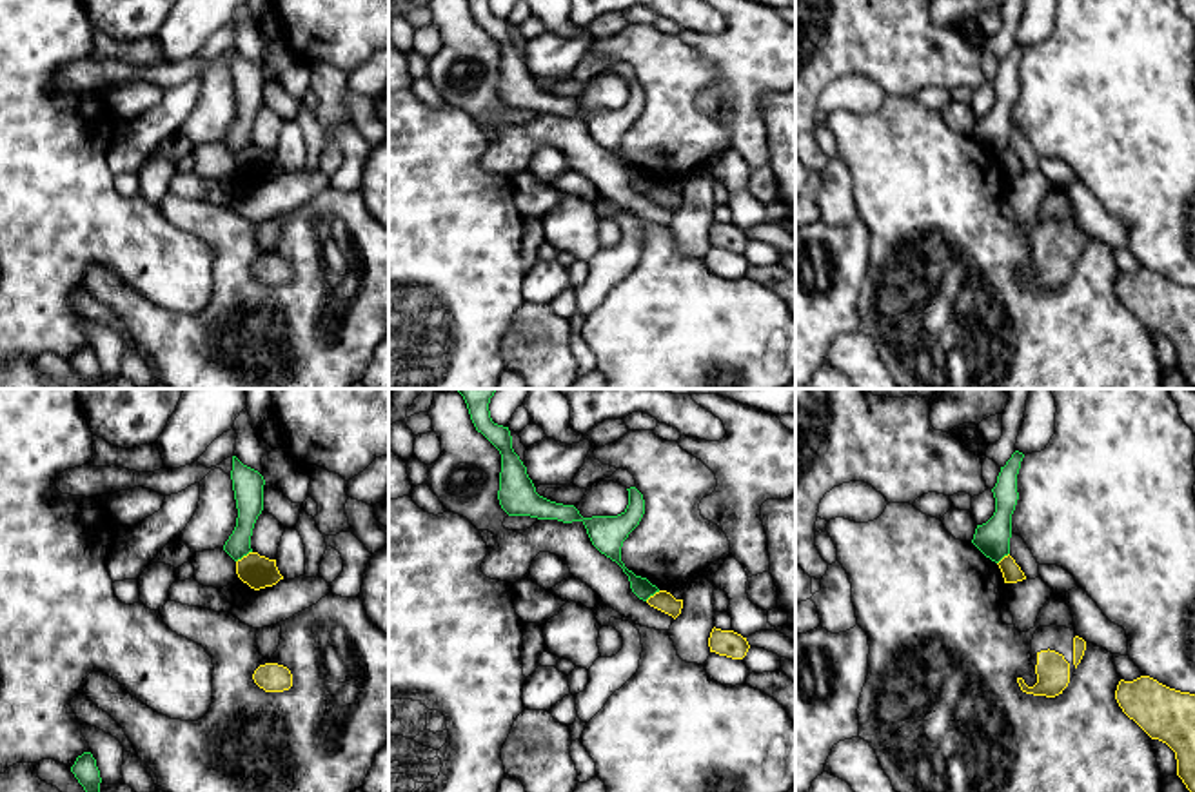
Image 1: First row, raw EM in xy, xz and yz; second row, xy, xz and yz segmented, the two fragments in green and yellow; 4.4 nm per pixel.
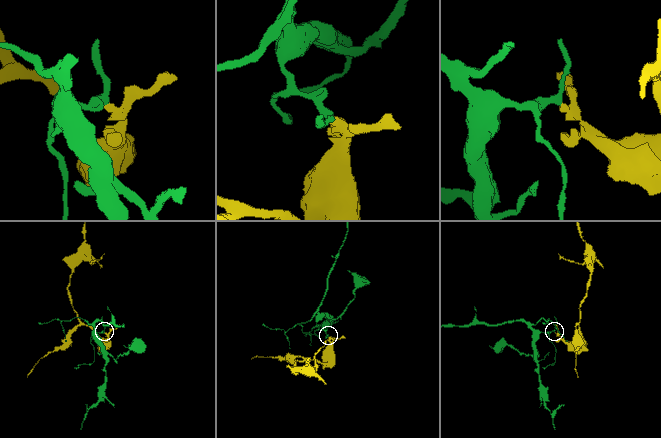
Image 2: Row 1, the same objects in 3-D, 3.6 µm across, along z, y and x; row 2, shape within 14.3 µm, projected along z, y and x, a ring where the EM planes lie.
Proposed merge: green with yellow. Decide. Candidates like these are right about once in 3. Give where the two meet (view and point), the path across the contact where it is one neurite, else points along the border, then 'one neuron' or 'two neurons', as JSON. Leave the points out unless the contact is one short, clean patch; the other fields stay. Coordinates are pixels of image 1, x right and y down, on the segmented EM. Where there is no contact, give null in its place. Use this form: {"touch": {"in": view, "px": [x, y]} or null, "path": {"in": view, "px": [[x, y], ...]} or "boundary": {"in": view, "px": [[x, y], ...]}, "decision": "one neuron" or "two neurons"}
{"touch": {"in": "xy", "px": [244, 554]}, "boundary": {"in": "xy", "px": [[251, 551], [237, 562]]}, "decision": "two neurons"}

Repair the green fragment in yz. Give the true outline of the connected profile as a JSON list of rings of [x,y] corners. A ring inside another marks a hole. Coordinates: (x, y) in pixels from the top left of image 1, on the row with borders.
[[[1015,450],[1006,465],[1001,467],[997,483],[992,489],[995,512],[986,523],[977,525],[972,540],[972,543],[995,563],[1010,554],[1012,514],[1019,500],[1017,474],[1022,458],[1024,454]]]

